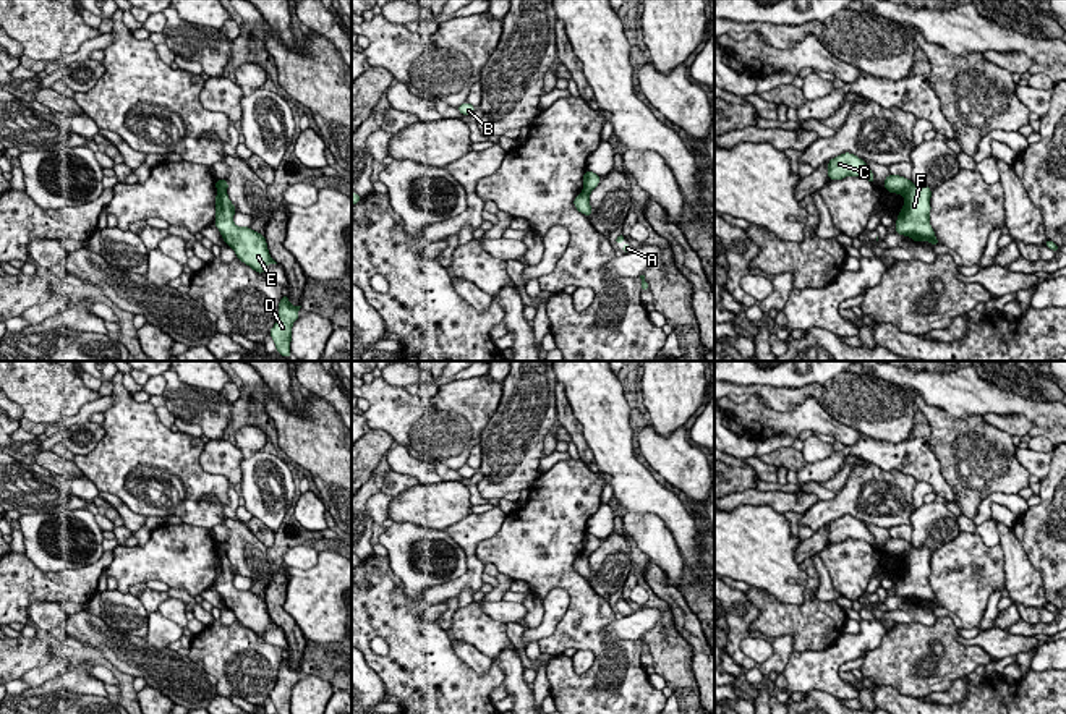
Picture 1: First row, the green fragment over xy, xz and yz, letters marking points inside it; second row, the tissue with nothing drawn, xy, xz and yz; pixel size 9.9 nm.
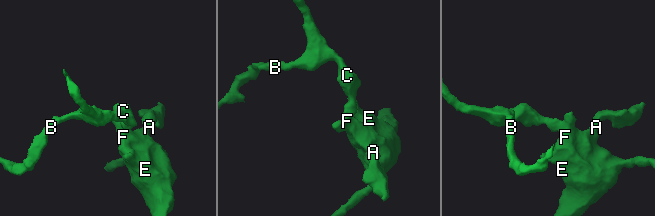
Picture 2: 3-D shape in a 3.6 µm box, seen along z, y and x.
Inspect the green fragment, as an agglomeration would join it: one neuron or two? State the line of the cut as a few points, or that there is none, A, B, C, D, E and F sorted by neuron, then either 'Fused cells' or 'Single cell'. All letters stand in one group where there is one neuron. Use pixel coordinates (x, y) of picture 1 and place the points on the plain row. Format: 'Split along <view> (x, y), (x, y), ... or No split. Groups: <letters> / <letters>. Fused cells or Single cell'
Split along yz (911, 544), (904, 557). Groups: A D E F / B C. Fused cells

